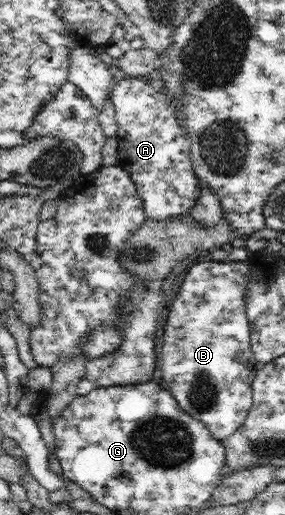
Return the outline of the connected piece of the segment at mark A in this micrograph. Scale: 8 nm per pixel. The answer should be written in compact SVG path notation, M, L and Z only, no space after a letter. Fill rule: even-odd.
M125 76L113 86L110 99L118 123L117 164L134 181L146 219L161 221L188 213L197 203L200 180L191 161L190 142L163 90L155 90L145 78Z

